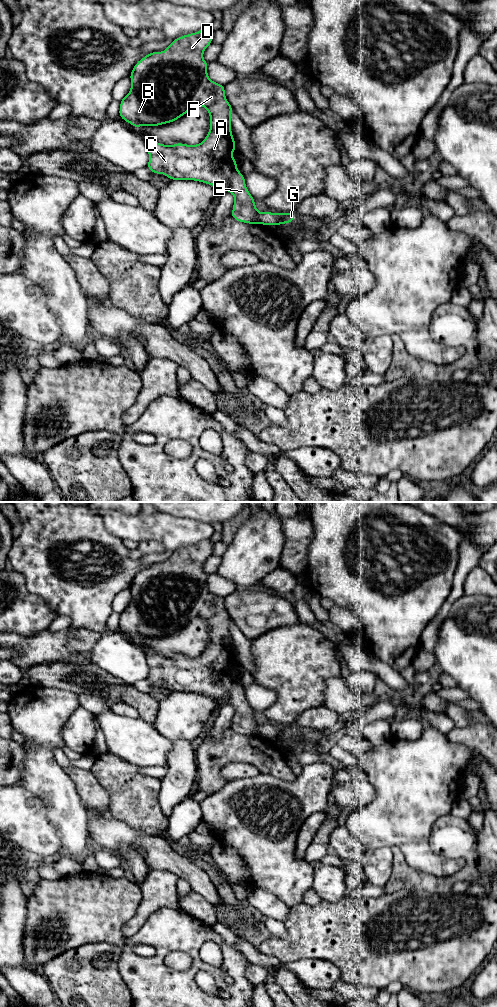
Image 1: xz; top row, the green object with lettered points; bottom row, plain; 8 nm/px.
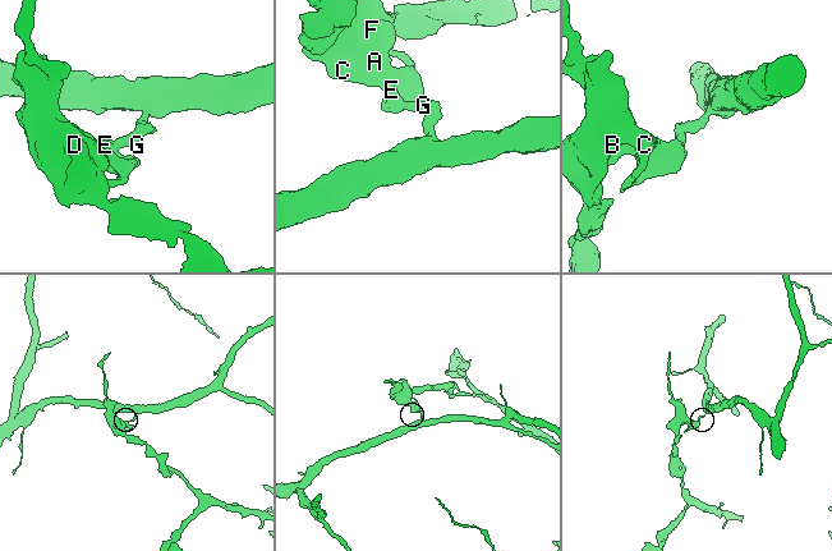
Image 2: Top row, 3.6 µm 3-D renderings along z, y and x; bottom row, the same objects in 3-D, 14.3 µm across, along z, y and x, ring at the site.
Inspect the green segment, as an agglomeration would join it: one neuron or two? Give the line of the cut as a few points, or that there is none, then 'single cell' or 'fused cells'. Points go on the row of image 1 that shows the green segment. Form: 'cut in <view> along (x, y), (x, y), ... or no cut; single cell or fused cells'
cut in xz along (259, 212), (257, 222); fused cells

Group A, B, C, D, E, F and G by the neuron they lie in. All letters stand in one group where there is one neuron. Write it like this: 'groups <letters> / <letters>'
groups A B C D E F / G

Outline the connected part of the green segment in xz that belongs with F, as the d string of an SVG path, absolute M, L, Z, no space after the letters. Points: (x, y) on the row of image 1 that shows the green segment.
M208 27L196 33L178 37L163 52L151 52L140 59L129 76L131 89L120 101L119 116L138 129L140 126L155 127L176 121L194 106L206 108L210 115L210 130L204 140L197 145L183 143L163 145L153 141L148 136L144 138L149 154L147 168L155 174L164 174L170 180L194 180L231 192L234 196L231 216L239 222L257 224L259 212L254 198L246 187L245 177L237 169L236 160L232 157L233 151L236 149L236 143L231 131L231 112L233 108L225 97L225 87L209 79L207 74L208 63L203 59L205 49L212 43L213 33Z

